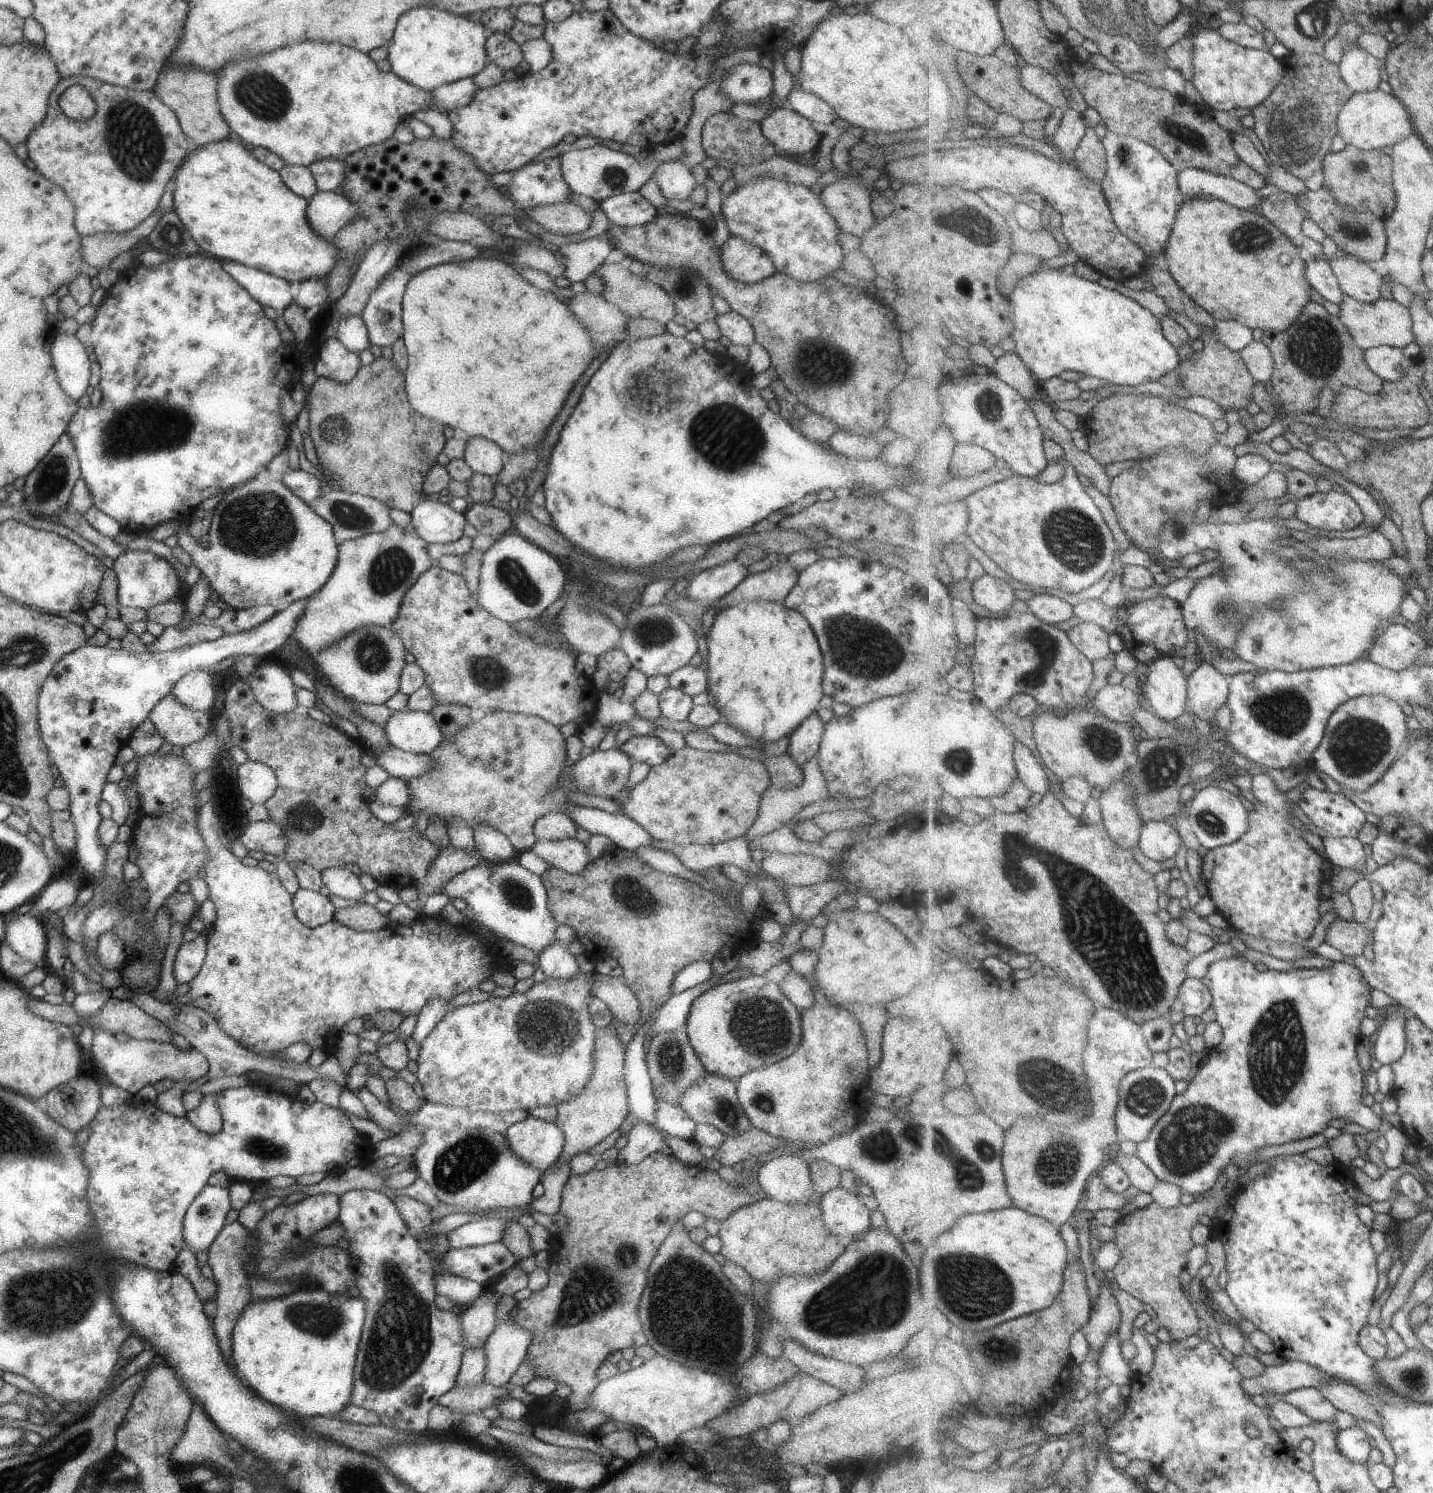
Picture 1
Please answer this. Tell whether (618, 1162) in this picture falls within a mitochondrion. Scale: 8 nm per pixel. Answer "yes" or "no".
no

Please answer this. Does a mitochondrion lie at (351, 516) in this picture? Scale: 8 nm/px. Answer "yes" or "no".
yes

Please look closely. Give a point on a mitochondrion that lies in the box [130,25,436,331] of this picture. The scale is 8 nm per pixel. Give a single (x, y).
(264, 96)

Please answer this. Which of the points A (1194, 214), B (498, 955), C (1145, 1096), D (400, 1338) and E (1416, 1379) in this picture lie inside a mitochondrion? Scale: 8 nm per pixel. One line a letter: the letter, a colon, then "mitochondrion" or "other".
A: other
B: other
C: mitochondrion
D: mitochondrion
E: mitochondrion

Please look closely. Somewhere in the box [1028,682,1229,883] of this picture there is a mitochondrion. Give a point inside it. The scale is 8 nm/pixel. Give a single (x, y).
(1162, 769)

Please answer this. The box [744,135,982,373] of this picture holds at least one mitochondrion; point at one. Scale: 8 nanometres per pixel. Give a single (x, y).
(964, 284)

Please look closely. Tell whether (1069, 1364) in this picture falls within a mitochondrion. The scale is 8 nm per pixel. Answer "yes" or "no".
no

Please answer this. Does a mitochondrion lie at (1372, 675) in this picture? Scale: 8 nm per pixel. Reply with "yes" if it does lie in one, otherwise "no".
no

